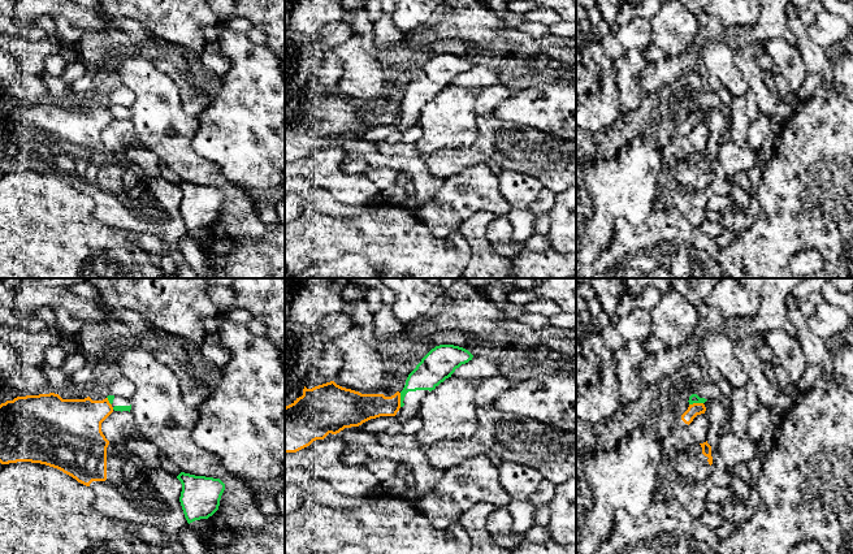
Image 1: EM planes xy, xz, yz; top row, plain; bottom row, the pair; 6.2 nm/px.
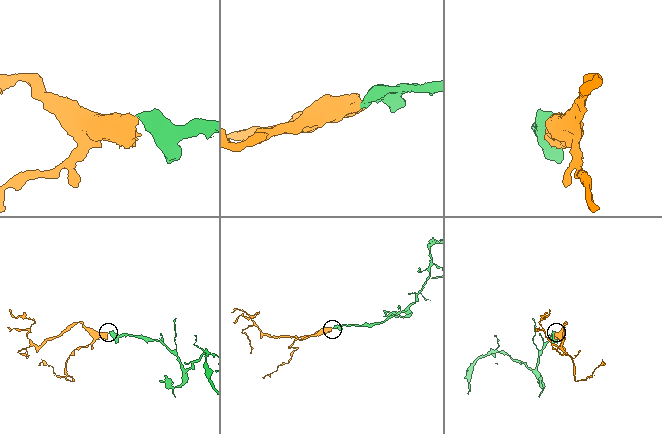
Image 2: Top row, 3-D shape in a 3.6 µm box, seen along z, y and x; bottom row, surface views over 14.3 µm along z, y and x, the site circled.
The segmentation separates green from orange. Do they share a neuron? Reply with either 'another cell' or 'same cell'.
another cell

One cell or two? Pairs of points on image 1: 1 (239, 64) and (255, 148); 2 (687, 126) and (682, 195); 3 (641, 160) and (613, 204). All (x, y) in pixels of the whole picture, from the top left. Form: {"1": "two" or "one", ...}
{"1": "one", "2": "one", "3": "one"}

